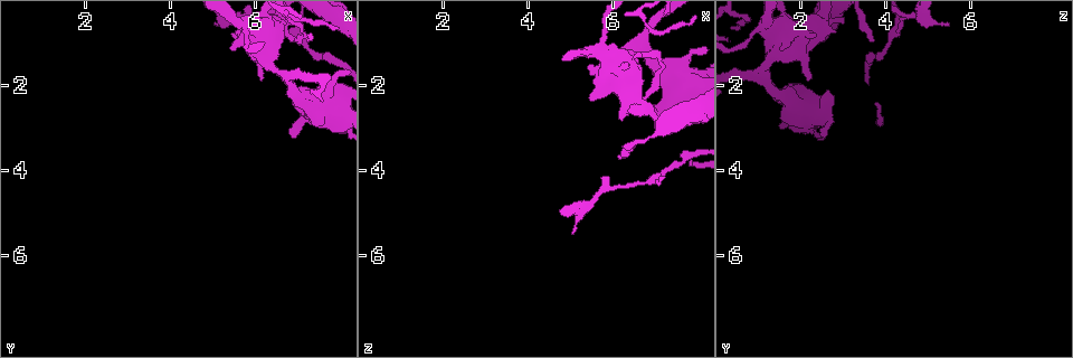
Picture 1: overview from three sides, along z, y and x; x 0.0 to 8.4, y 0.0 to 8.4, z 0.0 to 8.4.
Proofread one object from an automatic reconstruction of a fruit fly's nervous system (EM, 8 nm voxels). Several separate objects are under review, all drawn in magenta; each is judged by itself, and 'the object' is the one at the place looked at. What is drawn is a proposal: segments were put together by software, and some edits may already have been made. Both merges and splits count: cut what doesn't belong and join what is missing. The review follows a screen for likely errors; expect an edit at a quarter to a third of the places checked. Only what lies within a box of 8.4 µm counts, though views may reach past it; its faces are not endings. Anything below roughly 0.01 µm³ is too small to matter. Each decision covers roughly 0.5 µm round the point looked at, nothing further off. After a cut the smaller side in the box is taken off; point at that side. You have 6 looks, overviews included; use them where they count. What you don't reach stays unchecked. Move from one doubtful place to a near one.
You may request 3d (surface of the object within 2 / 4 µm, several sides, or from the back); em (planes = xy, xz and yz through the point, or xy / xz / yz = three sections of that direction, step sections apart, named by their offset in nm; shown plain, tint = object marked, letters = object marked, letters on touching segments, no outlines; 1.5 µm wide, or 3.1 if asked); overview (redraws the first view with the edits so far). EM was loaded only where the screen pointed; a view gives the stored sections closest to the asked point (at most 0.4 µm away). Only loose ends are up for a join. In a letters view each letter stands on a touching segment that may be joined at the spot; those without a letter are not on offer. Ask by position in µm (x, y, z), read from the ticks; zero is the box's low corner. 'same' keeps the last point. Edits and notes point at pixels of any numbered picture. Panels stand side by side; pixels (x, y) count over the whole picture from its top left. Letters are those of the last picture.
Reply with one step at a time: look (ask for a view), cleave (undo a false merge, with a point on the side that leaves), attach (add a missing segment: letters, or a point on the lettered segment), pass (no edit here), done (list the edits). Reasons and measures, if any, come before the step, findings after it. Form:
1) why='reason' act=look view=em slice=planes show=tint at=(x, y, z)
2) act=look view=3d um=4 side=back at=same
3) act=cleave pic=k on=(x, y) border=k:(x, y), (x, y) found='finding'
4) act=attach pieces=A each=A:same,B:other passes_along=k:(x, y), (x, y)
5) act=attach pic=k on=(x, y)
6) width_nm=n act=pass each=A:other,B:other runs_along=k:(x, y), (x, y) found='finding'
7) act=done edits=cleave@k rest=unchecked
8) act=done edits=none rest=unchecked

why='arms part here' act=look view=em slice=planes show=plain at=(6.80, 0.75, 4.30)

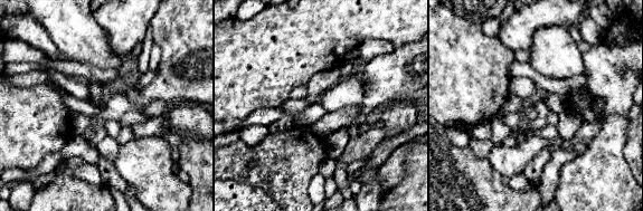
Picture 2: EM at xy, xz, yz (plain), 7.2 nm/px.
why='what lies round it' act=look view=em slice=planes show=letters at=same

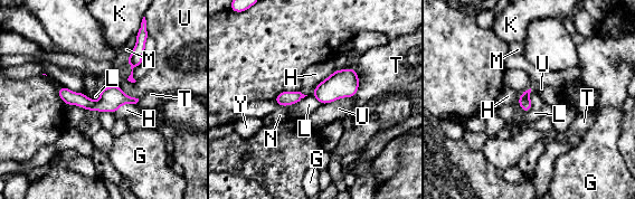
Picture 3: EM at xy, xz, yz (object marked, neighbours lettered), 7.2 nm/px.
longest_contact=U:240nm act=pass each=G:other,H:other,K:other,L:other,M:other,N:other,T:other,U:other,Y:other found='all the same neuron'

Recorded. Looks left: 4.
why='sudden change in width' act=look view=em slice=planes show=letters at=(7.00, 0.95, 2.00)

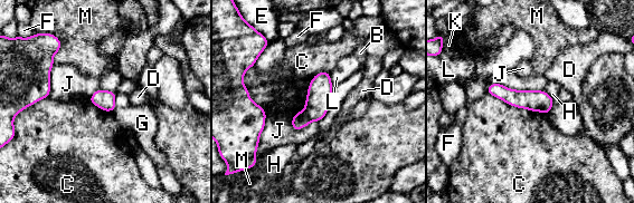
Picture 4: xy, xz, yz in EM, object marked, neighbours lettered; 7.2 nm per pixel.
width_nm=140 act=cleave pic=4 on=(319, 93) each=B:other,C:other,D:other,E:other,F:other,G:other,H:other,J:other,K:other,L:other,M:other part_leaving=4:(490, 88), (514, 98), (550, 103) found='two neurons meet here'

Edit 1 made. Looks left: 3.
act=done edits=cleave@4 rest=unchecked

